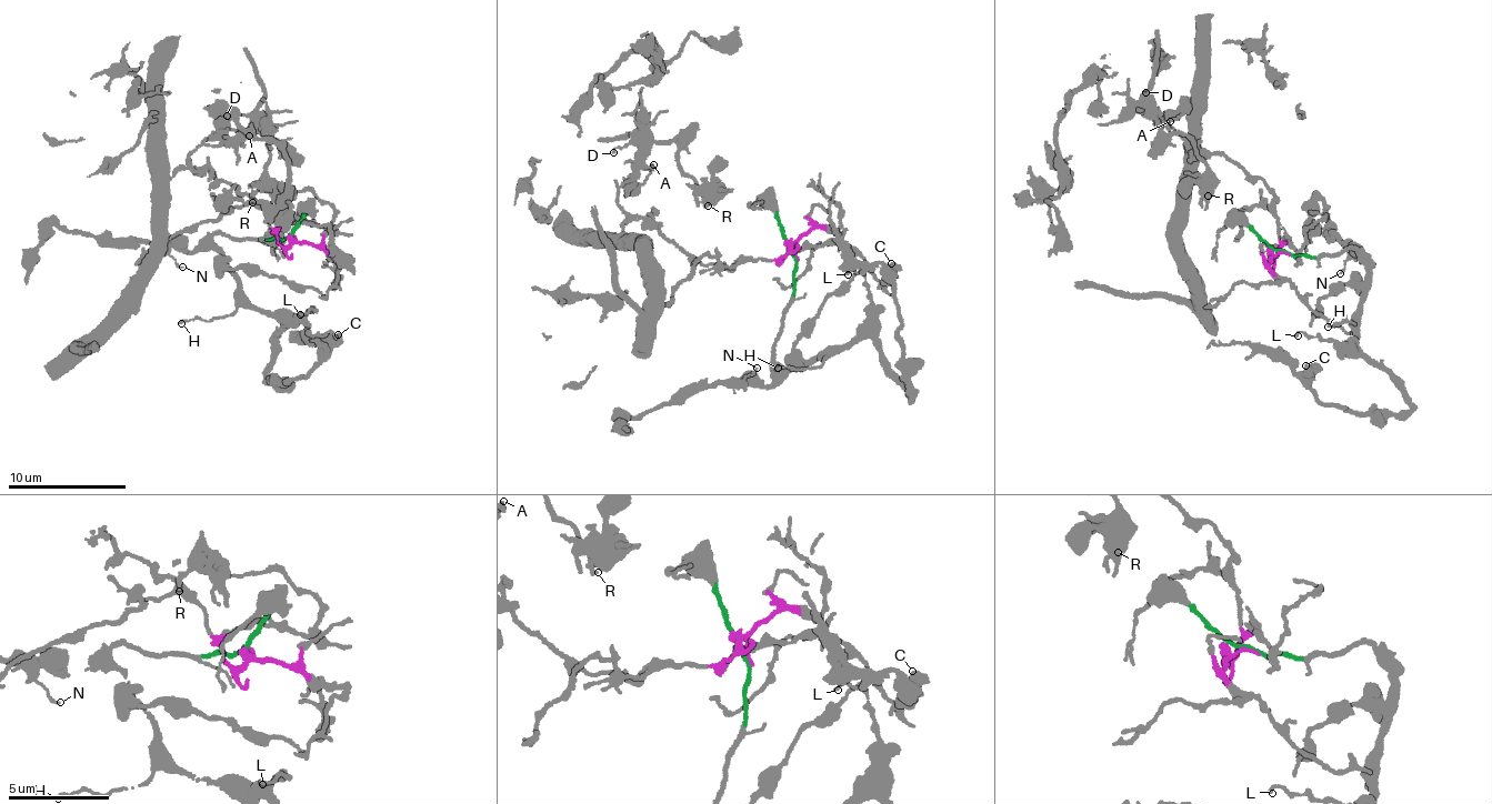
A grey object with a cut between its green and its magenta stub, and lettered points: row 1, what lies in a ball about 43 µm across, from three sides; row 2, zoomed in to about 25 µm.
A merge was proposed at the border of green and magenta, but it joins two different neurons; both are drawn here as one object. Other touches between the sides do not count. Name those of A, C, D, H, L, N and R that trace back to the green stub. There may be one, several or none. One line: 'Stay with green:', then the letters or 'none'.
Stay with green: C, H, L, N

